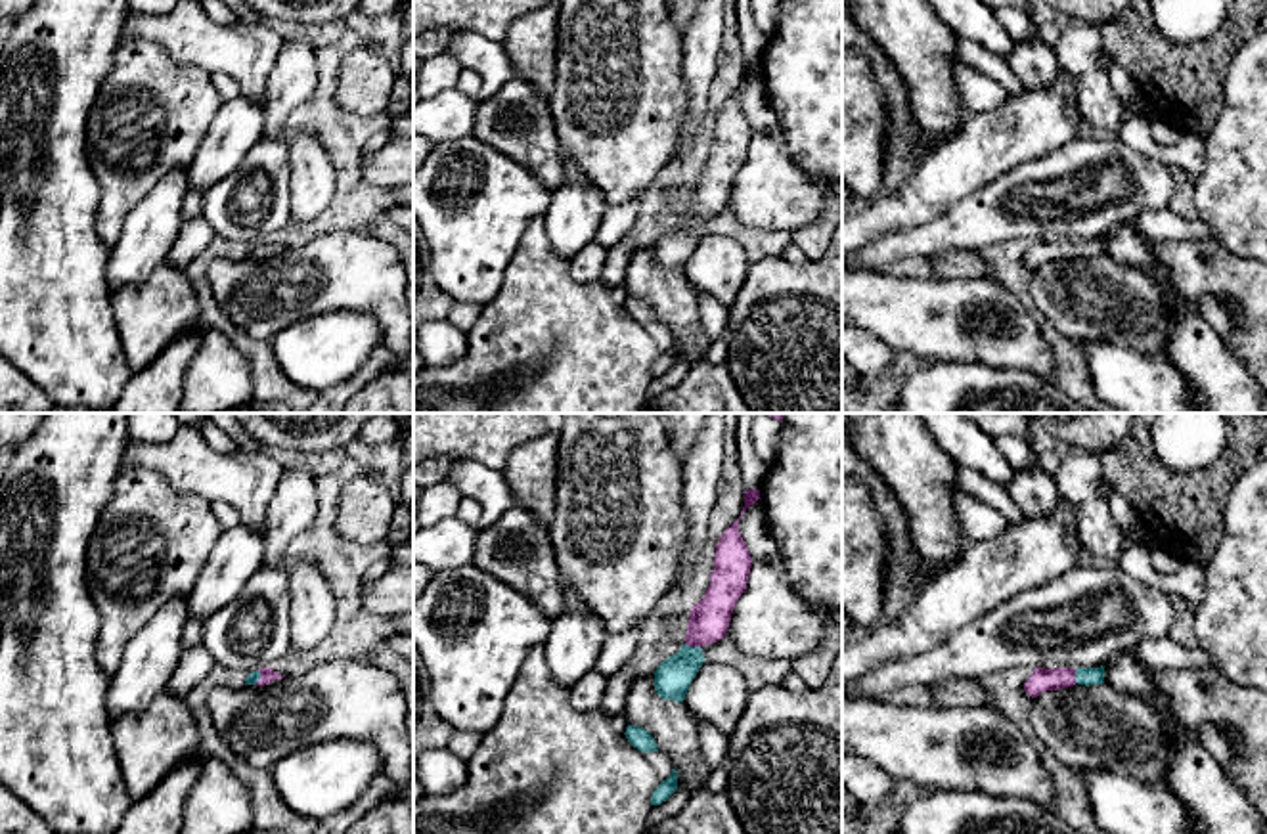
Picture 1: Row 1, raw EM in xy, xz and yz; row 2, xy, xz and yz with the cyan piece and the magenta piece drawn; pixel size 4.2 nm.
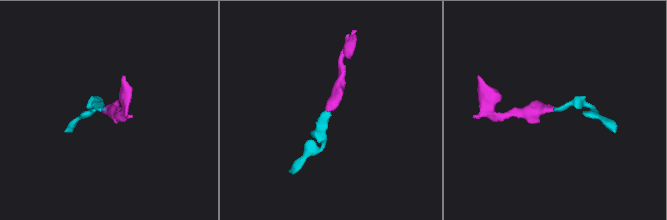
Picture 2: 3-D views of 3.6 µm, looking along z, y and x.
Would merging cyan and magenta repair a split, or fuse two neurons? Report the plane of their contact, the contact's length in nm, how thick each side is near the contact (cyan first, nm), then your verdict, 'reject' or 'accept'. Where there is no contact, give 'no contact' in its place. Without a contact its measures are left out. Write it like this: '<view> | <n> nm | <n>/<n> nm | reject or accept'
xz | 70 nm | 160/170 nm | accept

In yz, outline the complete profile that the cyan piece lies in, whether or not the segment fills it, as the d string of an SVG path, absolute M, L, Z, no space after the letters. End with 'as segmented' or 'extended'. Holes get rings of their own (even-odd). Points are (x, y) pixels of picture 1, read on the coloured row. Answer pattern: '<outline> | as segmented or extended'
M1104 666L1100 668L1035 668L1034 673L1024 683L1024 691L1037 698L1045 691L1068 689L1074 685L1102 685Z | extended

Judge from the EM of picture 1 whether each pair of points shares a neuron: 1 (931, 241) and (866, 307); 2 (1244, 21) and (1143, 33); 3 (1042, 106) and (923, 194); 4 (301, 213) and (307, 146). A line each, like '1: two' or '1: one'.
1: two
2: one
3: one
4: one

